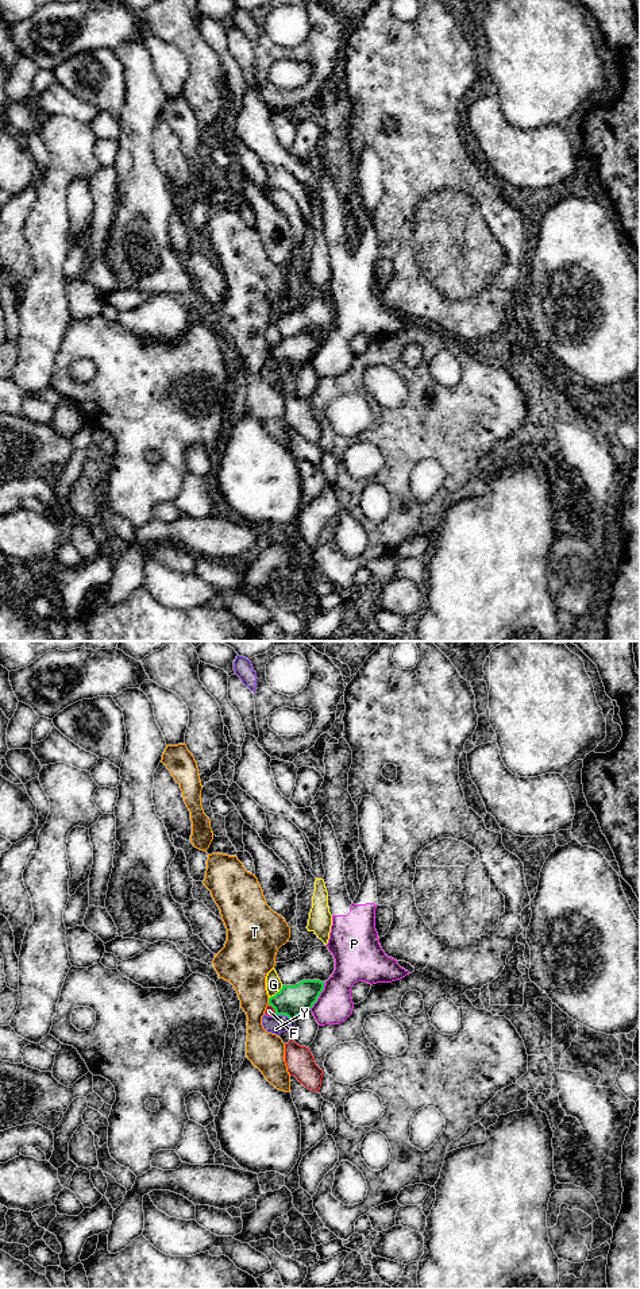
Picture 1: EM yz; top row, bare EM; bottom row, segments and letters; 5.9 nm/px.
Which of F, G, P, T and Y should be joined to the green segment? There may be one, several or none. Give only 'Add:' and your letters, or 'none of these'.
Add: F

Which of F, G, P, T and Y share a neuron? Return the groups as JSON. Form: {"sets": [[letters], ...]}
{"sets": [["F"], ["G"], ["P"], ["T"], ["Y"]]}

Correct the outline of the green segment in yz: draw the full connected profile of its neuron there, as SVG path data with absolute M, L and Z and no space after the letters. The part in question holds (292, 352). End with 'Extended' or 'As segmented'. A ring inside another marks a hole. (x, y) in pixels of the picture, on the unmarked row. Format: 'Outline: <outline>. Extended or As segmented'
Outline: M302 332L296 337L282 337L274 348L269 350L265 366L285 367L294 373L313 359L323 341L324 335L320 332Z. Extended

